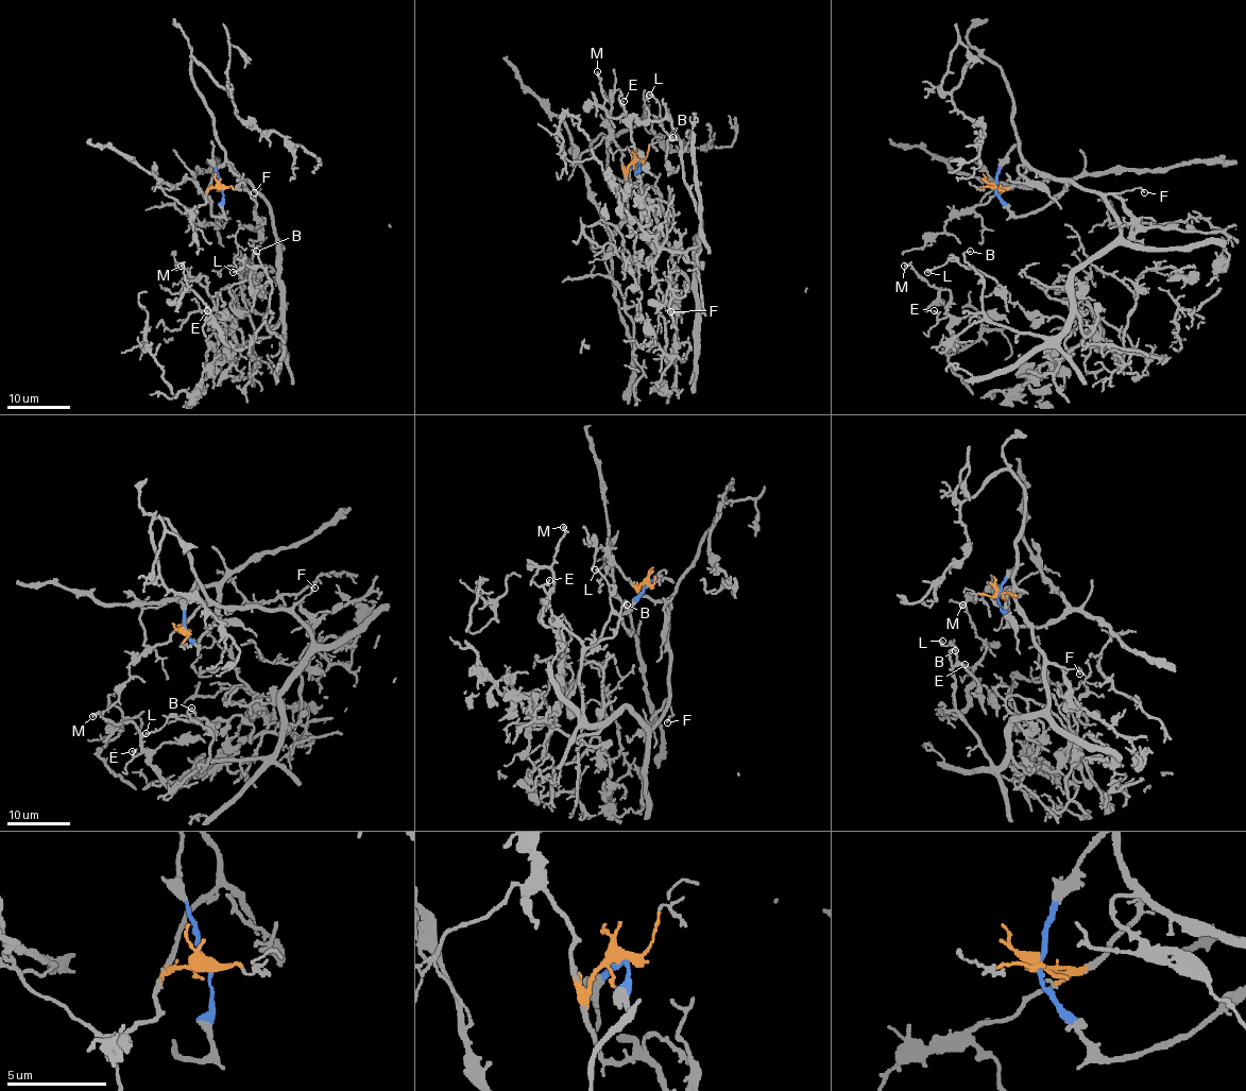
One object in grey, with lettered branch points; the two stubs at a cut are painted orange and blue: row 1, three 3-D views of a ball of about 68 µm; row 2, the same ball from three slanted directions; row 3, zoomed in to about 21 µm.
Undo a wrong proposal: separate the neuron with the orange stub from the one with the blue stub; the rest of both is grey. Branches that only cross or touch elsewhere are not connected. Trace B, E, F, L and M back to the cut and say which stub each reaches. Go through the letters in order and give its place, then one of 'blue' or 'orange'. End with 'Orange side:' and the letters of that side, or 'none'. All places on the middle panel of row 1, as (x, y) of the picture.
B: place (672, 137); orange
E: place (624, 101); orange
F: place (670, 311); orange
L: place (649, 95); orange
M: place (597, 71); orange
Orange side: B, E, F, L, M

